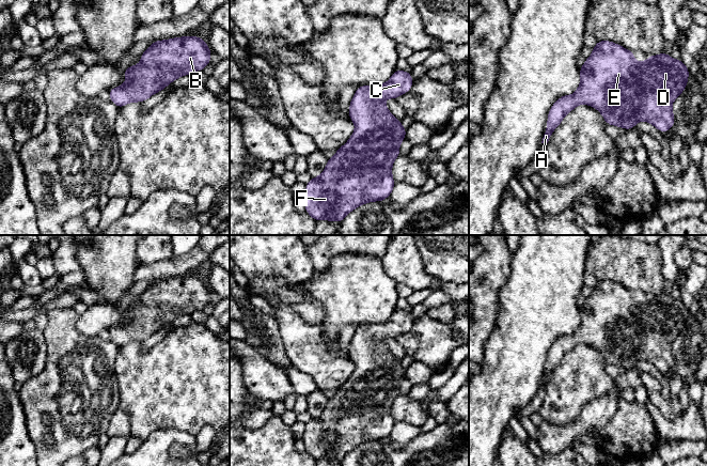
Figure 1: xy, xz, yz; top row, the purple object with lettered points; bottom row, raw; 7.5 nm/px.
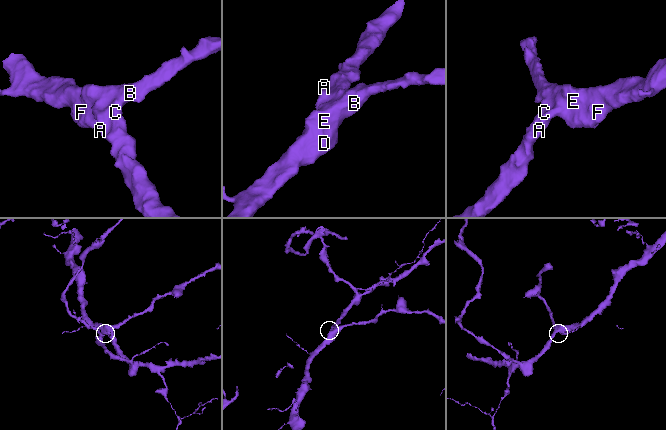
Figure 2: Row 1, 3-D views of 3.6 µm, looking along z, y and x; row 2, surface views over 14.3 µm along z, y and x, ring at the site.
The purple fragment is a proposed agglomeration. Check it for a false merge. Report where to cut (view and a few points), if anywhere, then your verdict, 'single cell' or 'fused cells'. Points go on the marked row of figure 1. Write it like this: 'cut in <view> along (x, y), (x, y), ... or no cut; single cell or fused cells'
no cut; single cell

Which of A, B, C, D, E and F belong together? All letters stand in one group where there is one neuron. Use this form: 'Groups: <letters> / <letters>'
Groups: A B C D E F

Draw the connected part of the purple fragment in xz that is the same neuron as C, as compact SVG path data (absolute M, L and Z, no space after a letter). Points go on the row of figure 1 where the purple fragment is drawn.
M396 69L387 83L362 86L356 89L348 115L355 123L349 140L333 157L329 158L319 176L307 183L302 201L307 213L316 221L329 220L339 223L347 214L368 202L382 202L391 195L395 181L392 165L399 156L399 144L406 137L402 121L387 108L386 98L396 99L410 91L413 83L411 73Z

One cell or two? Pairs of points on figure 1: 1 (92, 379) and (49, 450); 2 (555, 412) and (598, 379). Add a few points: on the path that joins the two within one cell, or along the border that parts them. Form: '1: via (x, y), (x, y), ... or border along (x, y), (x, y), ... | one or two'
1: via (82, 397), (65, 414), (58, 433) | one
2: via (566, 401), (587, 381) | one

